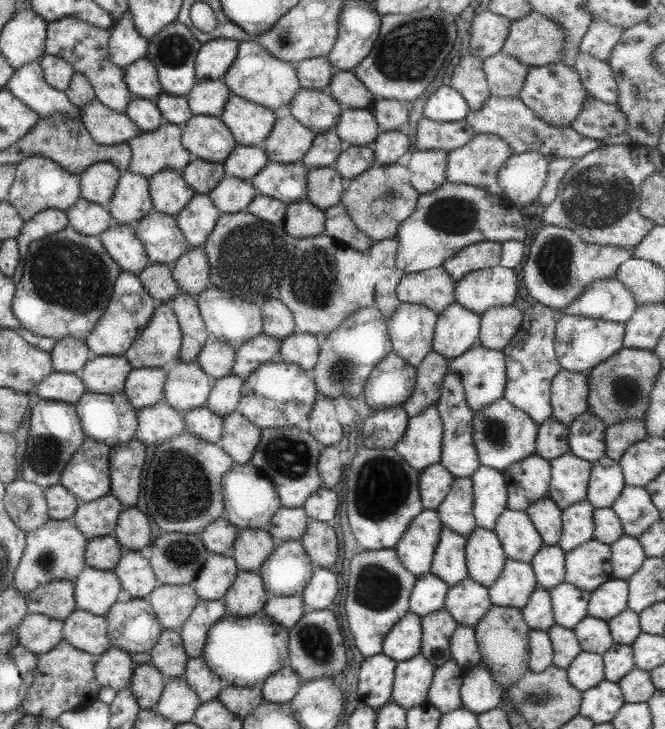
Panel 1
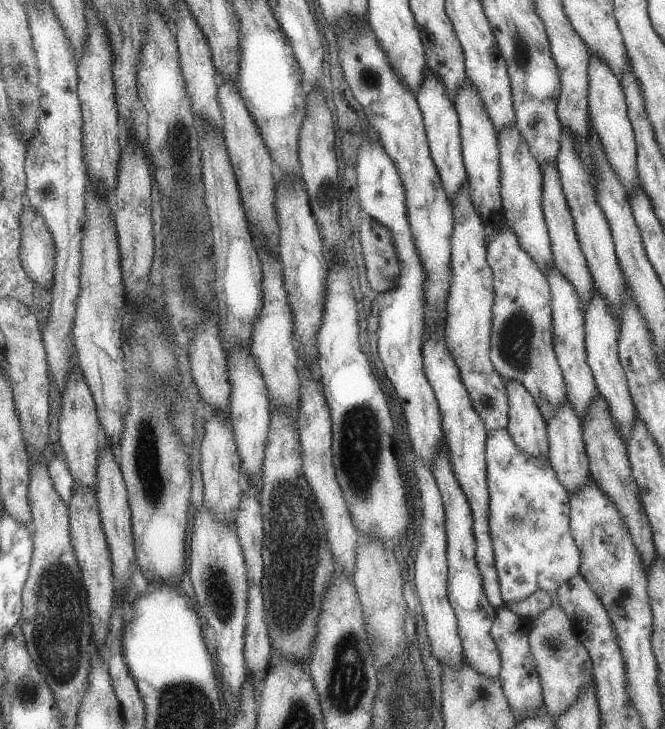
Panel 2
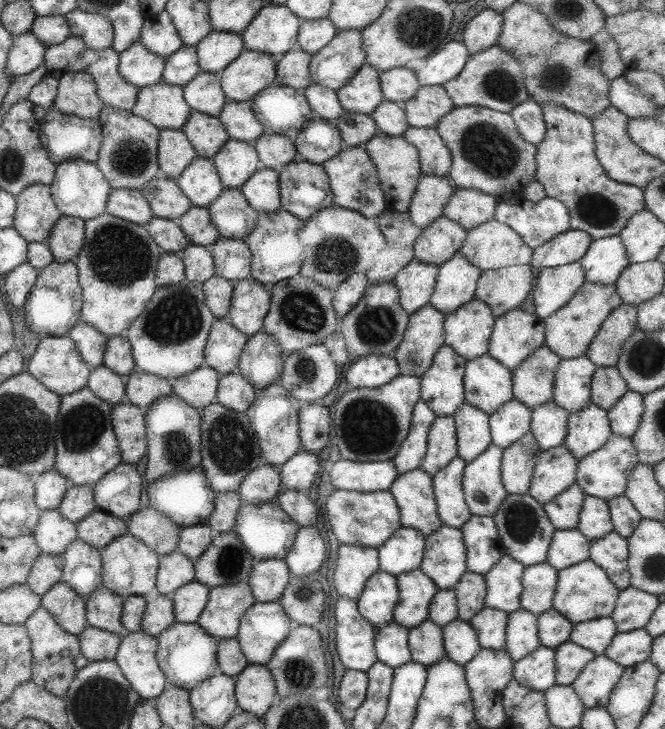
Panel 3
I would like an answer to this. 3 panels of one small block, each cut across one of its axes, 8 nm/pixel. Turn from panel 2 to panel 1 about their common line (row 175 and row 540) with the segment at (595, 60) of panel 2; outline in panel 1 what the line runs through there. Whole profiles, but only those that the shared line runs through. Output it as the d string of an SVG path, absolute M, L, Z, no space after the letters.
M627 535L621 536L609 548L613 579L626 581L641 567L646 557L636 538Z

